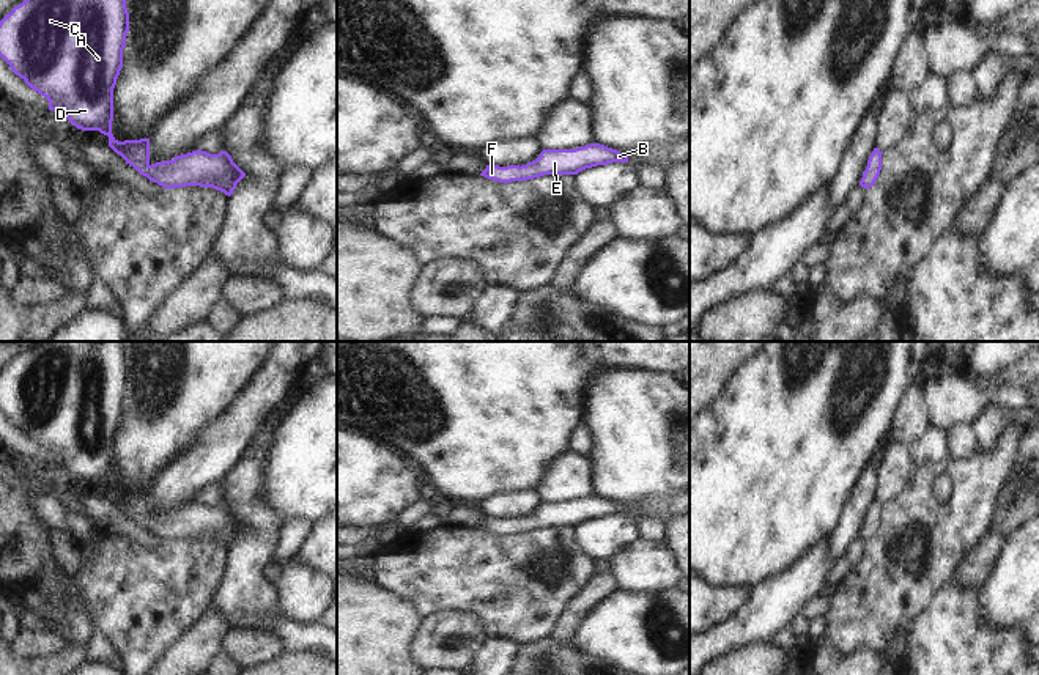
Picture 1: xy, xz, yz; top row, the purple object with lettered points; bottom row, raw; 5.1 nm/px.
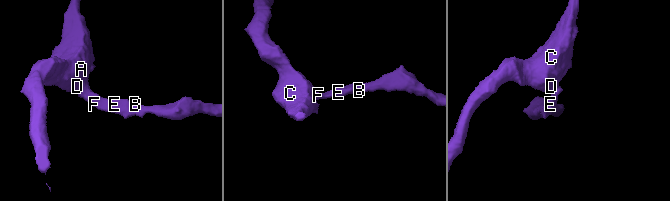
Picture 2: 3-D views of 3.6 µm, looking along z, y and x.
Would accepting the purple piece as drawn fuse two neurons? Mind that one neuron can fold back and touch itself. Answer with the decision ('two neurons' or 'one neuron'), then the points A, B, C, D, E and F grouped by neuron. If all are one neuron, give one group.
one neuron; A B C D E F

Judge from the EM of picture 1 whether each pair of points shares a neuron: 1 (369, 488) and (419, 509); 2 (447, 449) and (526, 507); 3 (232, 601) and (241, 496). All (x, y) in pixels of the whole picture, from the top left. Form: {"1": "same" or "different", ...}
{"1": "different", "2": "different", "3": "same"}

